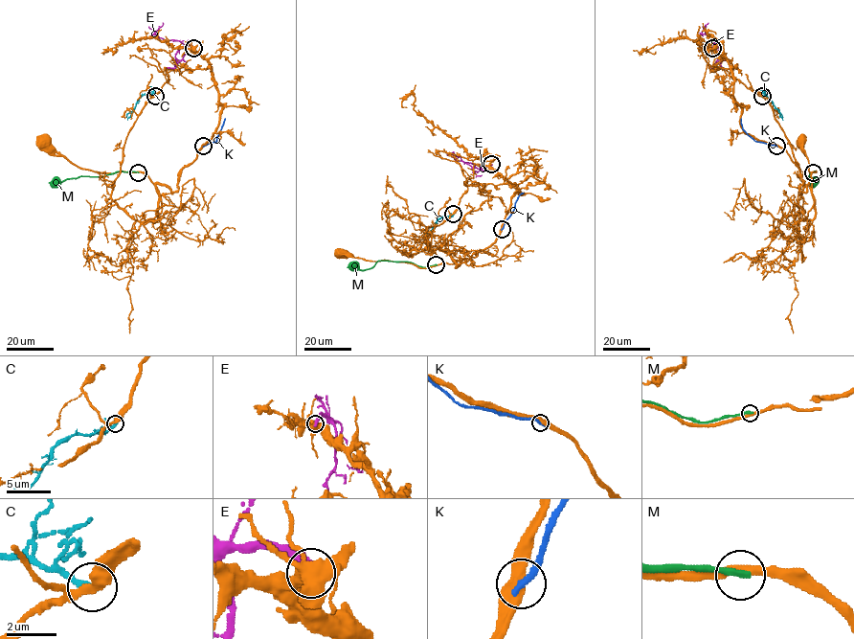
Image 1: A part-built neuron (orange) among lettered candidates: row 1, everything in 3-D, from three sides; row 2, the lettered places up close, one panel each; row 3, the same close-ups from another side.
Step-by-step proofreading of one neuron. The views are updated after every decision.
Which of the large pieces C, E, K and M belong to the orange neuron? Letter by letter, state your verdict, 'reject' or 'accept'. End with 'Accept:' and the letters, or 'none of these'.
C: reject
E: reject
K: reject
M: reject
Accept: none of these

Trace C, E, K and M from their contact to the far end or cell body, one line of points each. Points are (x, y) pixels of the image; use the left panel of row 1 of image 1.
C: (155, 96), (142, 95), (127, 120)
E: (193, 48), (158, 37), (155, 34), (163, 22)
K: (203, 146), (215, 141), (225, 118)
M: (138, 172), (117, 171), (51, 184)

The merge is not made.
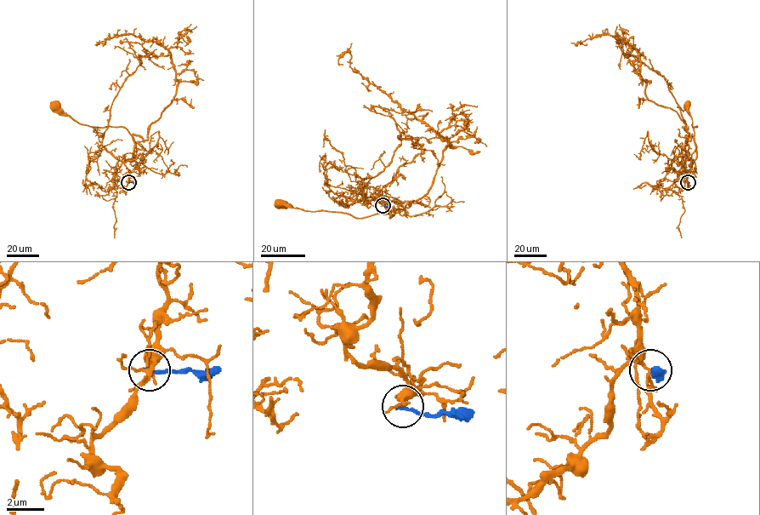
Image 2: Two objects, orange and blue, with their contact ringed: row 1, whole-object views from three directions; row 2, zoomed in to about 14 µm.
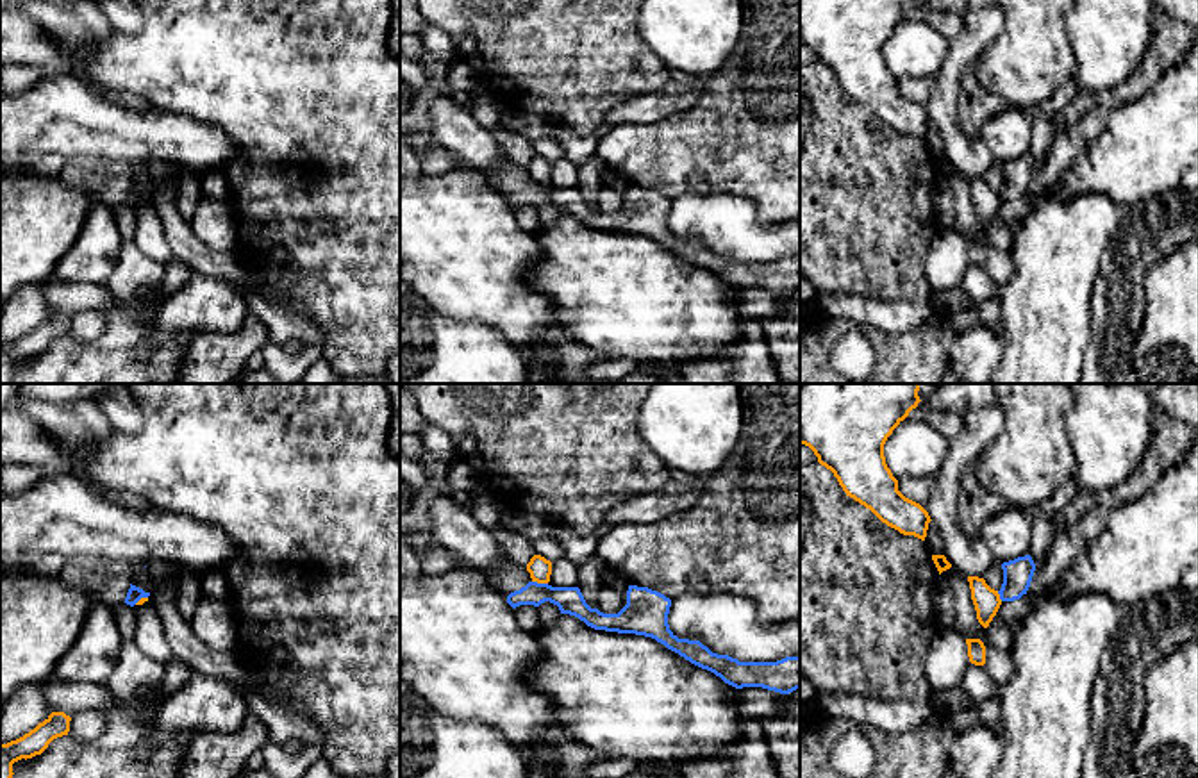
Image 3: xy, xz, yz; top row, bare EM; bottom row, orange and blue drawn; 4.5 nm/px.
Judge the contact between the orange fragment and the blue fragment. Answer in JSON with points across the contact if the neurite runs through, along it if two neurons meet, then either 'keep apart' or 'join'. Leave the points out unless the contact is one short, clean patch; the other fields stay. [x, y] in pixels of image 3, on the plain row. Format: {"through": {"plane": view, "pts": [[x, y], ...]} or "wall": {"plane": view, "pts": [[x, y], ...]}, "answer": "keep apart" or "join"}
{"wall": {"plane": "xz", "pts": [[532, 181], [547, 184]]}, "answer": "keep apart"}

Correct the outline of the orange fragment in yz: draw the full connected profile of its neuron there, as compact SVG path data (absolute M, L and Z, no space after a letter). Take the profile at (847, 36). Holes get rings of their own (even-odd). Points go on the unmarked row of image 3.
M800 0L800 45L809 46L818 62L830 70L846 96L869 109L882 123L903 136L927 137L928 112L898 91L898 80L886 64L884 45L893 30L918 7L921 0Z

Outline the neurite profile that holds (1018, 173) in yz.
M1030 155L1003 162L1003 184L998 191L1002 202L1014 202L1027 194L1036 164Z

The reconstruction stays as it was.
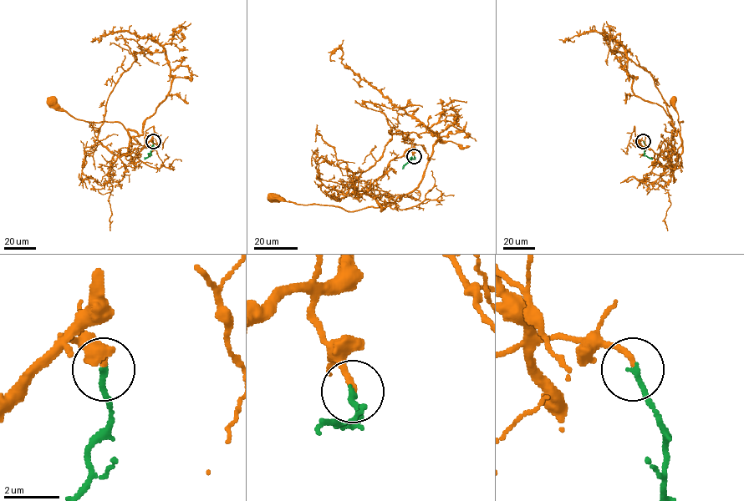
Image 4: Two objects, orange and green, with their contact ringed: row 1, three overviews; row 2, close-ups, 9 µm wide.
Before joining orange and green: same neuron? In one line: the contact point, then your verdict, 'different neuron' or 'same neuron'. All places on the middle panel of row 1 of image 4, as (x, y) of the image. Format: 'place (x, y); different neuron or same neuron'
place (414, 156); same neuron

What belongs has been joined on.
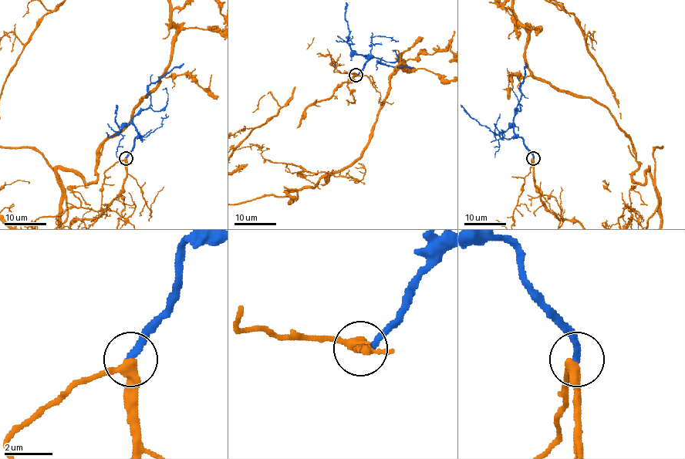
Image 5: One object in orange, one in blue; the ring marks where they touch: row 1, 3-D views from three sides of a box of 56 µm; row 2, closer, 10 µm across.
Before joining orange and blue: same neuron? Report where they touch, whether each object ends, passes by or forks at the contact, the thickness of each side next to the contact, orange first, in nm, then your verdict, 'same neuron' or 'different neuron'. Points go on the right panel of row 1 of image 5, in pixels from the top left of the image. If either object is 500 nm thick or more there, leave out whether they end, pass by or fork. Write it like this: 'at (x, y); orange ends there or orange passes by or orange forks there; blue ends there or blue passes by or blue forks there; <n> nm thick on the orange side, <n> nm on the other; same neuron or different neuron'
at (533, 158); orange passes by; blue ends there; 380 nm thick on the orange side, 300 nm on the other; same neuron

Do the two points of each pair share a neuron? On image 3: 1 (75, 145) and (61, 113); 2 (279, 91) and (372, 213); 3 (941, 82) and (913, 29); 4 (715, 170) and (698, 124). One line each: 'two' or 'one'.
1: one
2: one
3: two
4: one

